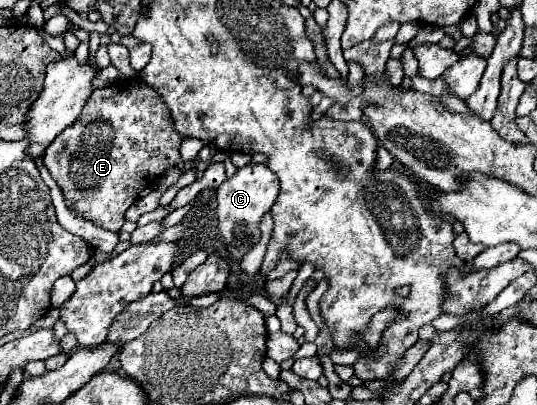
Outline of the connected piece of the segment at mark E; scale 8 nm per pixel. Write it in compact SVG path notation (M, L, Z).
M126 79L96 89L84 105L80 119L52 141L52 147L48 147L42 159L54 181L64 191L68 207L108 231L120 231L126 209L140 197L142 189L156 185L158 177L164 175L168 167L184 167L184 171L194 167L194 159L182 161L180 157L182 139L184 137L174 129L174 119L160 93L142 79Z

